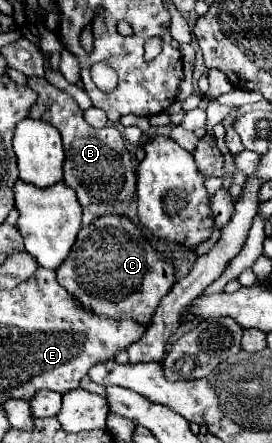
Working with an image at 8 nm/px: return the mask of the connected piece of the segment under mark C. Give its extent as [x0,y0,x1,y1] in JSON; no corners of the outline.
[56,214,176,324]

